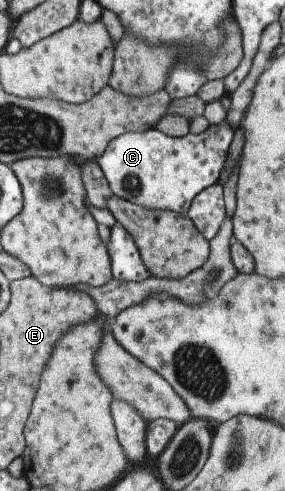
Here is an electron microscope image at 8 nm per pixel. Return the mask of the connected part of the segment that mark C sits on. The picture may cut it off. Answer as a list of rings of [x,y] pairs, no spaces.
[[[226,119],[218,124],[209,124],[209,127],[200,134],[189,133],[181,138],[165,135],[156,127],[144,132],[127,132],[112,139],[103,155],[97,160],[110,190],[117,197],[150,210],[169,210],[187,215],[193,198],[206,187],[218,183],[220,171],[224,169],[225,159],[233,146],[235,132],[236,129]]]

